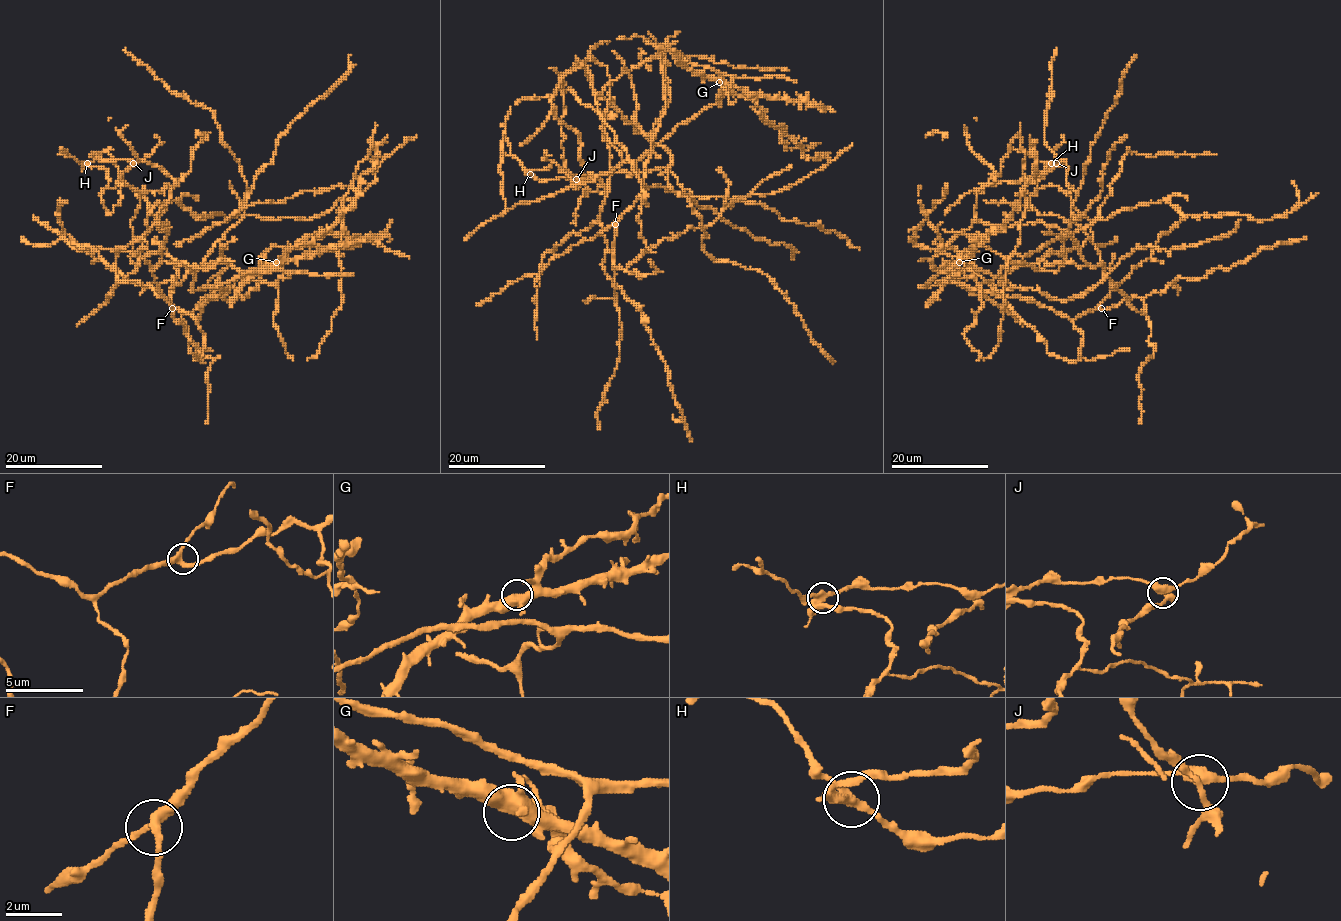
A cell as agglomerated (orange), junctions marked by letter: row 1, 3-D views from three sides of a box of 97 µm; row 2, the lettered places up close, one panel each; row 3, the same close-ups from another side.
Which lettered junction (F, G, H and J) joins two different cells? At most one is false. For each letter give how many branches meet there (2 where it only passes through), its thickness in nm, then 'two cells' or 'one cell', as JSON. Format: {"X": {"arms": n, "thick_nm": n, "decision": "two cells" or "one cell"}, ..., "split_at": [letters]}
{"F": {"arms": 3, "thick_nm": 320, "decision": "one cell"}, "G": {"arms": 4, "thick_nm": 440, "decision": "one cell"}, "H": {"arms": 4, "thick_nm": 340, "decision": "two cells"}, "J": {"arms": 4, "thick_nm": 360, "decision": "one cell"}, "split_at": ["H"]}

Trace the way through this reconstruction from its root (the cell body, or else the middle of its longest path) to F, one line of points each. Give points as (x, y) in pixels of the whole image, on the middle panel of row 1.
F: (716, 71), (693, 65), (662, 48), (659, 50), (664, 78), (664, 115), (645, 164), (644, 189), (615, 224)

